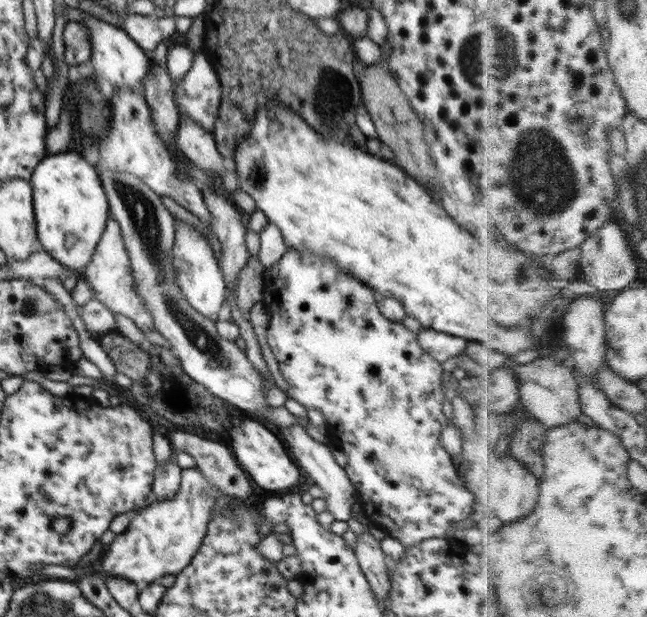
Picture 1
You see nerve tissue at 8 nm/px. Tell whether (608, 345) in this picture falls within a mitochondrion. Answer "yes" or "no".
no

